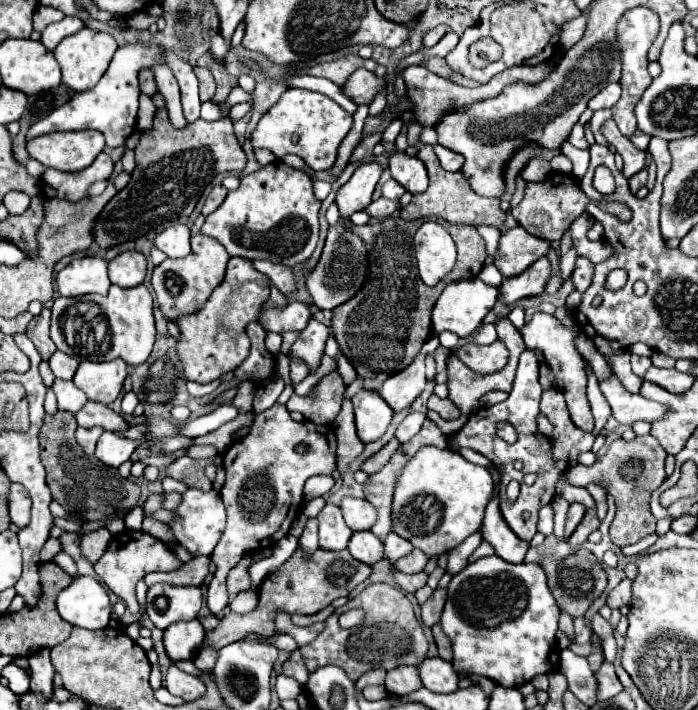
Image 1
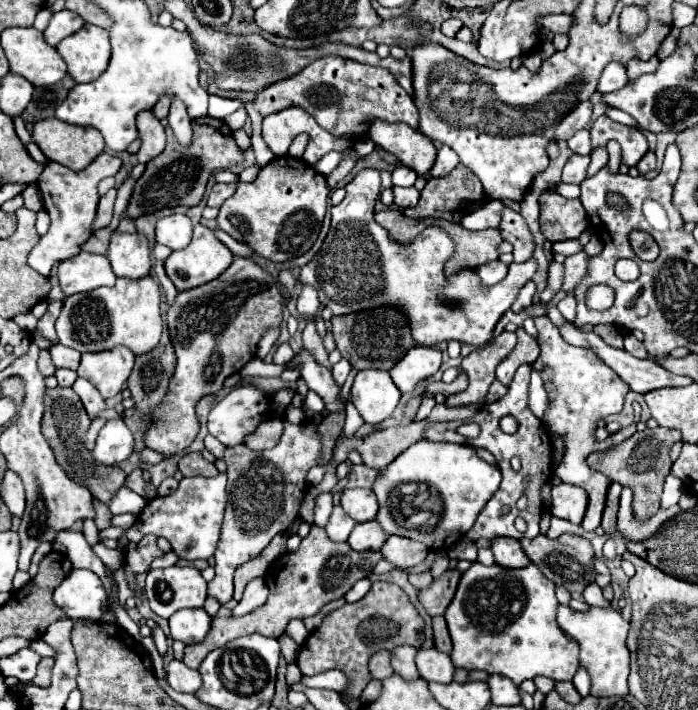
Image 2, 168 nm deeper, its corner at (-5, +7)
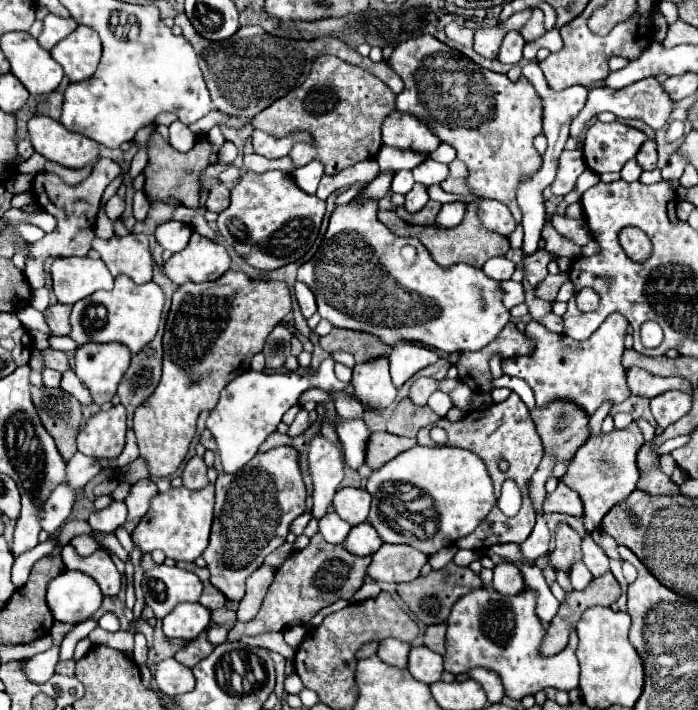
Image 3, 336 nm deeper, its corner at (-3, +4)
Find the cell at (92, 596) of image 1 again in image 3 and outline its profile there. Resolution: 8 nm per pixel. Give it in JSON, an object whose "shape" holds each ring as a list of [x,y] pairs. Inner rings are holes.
{"shape":[[[65,570],[47,586],[47,606],[59,622],[85,622],[101,606],[103,594],[97,582],[79,570]]]}

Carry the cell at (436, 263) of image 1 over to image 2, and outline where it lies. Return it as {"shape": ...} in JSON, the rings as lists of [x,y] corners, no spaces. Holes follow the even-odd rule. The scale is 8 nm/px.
{"shape":[[[363,169],[355,175],[351,183],[347,183],[347,195],[345,199],[331,209],[333,221],[331,229],[327,233],[327,239],[319,253],[301,267],[301,277],[299,281],[303,285],[317,287],[319,291],[319,301],[323,307],[329,307],[333,315],[347,315],[363,309],[371,309],[375,305],[393,305],[393,307],[403,307],[407,311],[407,317],[411,319],[411,333],[413,339],[417,339],[419,345],[435,345],[441,341],[457,339],[461,343],[469,345],[483,345],[491,339],[493,327],[499,321],[499,317],[511,307],[511,303],[517,299],[521,287],[533,279],[537,273],[537,261],[531,257],[527,263],[511,263],[507,277],[493,285],[491,291],[481,291],[481,283],[477,279],[474,269],[459,271],[453,277],[443,275],[443,263],[452,256],[455,246],[452,239],[447,235],[445,229],[441,227],[425,227],[425,231],[411,241],[411,245],[397,245],[393,239],[387,235],[383,227],[379,227],[373,219],[373,207],[381,191],[381,177],[377,169]]]}

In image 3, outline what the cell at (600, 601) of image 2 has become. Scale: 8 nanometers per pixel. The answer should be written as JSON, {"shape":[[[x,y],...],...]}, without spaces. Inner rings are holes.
{"shape":[[[575,562],[569,570],[569,580],[571,580],[573,588],[583,590],[593,580],[593,576],[591,576],[591,572],[587,570],[587,566],[583,562]]]}

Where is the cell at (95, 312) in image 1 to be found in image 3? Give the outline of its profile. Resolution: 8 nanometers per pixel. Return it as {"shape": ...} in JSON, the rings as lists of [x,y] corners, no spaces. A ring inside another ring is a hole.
{"shape":[[[117,276],[115,288],[111,292],[99,290],[89,298],[77,302],[71,312],[71,338],[81,346],[85,342],[119,342],[125,344],[133,354],[137,354],[145,344],[149,344],[159,328],[159,318],[163,310],[163,290],[155,282],[135,284],[129,276]]]}

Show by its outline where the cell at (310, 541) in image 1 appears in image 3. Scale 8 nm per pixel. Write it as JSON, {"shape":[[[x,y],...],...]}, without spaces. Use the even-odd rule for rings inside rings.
{"shape":[[[319,422],[319,430],[307,444],[307,464],[313,480],[313,516],[319,520],[331,506],[331,500],[345,476],[343,454],[337,444],[323,436],[323,422]]]}

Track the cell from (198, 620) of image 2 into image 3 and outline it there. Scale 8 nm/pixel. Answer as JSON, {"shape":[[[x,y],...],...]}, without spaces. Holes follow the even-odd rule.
{"shape":[[[181,602],[163,618],[163,632],[167,638],[195,640],[211,624],[211,612],[201,604]]]}

